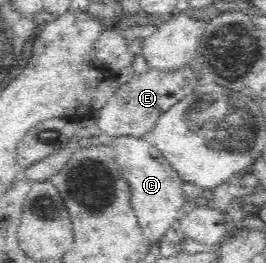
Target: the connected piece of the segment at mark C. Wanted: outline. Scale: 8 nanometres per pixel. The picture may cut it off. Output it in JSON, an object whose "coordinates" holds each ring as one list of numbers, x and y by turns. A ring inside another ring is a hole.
{"coordinates":[[120,136,113,139,113,148,118,164,124,166,124,178,130,183,131,198,141,230,145,236,158,243,160,239,172,233,172,225,180,218,180,209,186,201,182,191,184,181,172,168,167,157,148,138,134,136]]}

